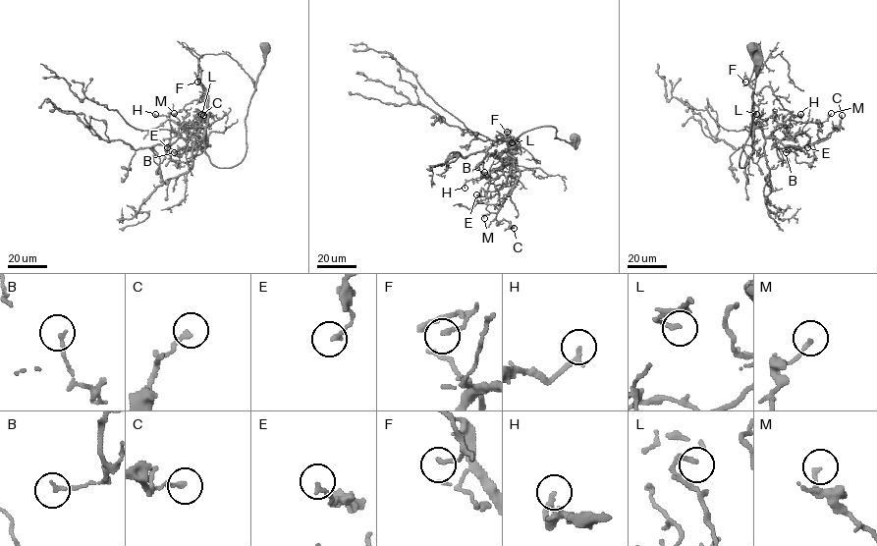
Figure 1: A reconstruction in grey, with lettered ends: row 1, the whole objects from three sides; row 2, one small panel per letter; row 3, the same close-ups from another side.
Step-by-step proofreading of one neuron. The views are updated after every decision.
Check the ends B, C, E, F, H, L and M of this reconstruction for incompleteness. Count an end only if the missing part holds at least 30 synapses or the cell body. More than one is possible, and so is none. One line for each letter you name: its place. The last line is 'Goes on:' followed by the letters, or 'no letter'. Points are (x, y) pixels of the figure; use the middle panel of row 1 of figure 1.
Goes on: no letter

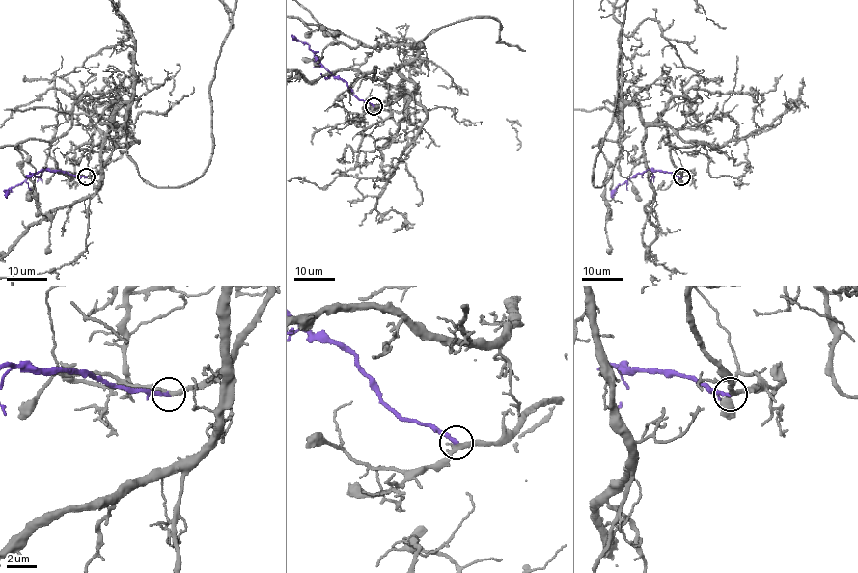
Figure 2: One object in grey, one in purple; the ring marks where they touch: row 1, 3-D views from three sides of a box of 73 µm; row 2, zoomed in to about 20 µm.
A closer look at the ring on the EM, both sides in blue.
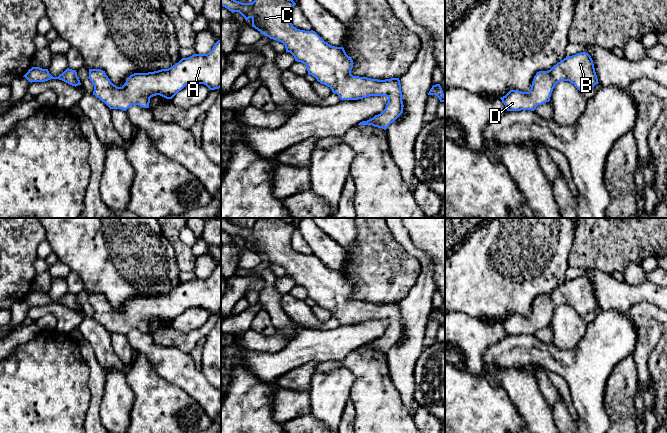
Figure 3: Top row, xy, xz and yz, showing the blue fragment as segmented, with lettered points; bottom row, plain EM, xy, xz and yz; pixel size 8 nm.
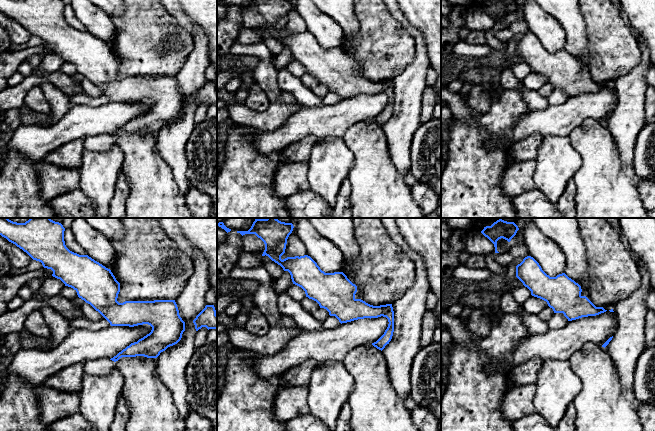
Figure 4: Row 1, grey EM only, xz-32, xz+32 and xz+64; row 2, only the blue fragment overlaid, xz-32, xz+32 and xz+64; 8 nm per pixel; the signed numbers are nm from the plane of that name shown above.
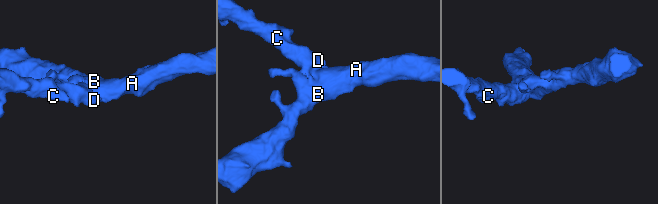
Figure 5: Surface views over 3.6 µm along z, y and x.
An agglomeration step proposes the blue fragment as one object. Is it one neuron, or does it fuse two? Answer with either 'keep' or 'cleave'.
keep

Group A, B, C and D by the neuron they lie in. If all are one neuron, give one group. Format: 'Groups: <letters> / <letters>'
Groups: A B C D

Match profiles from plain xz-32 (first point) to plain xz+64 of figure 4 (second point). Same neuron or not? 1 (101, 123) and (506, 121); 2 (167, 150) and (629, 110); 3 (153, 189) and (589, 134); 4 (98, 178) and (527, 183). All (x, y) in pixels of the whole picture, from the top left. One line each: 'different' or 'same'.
1: different
2: same
3: same
4: different

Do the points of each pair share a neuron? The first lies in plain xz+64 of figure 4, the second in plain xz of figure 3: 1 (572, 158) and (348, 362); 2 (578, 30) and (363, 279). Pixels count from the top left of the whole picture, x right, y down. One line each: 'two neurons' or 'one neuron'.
1: two neurons
2: two neurons

